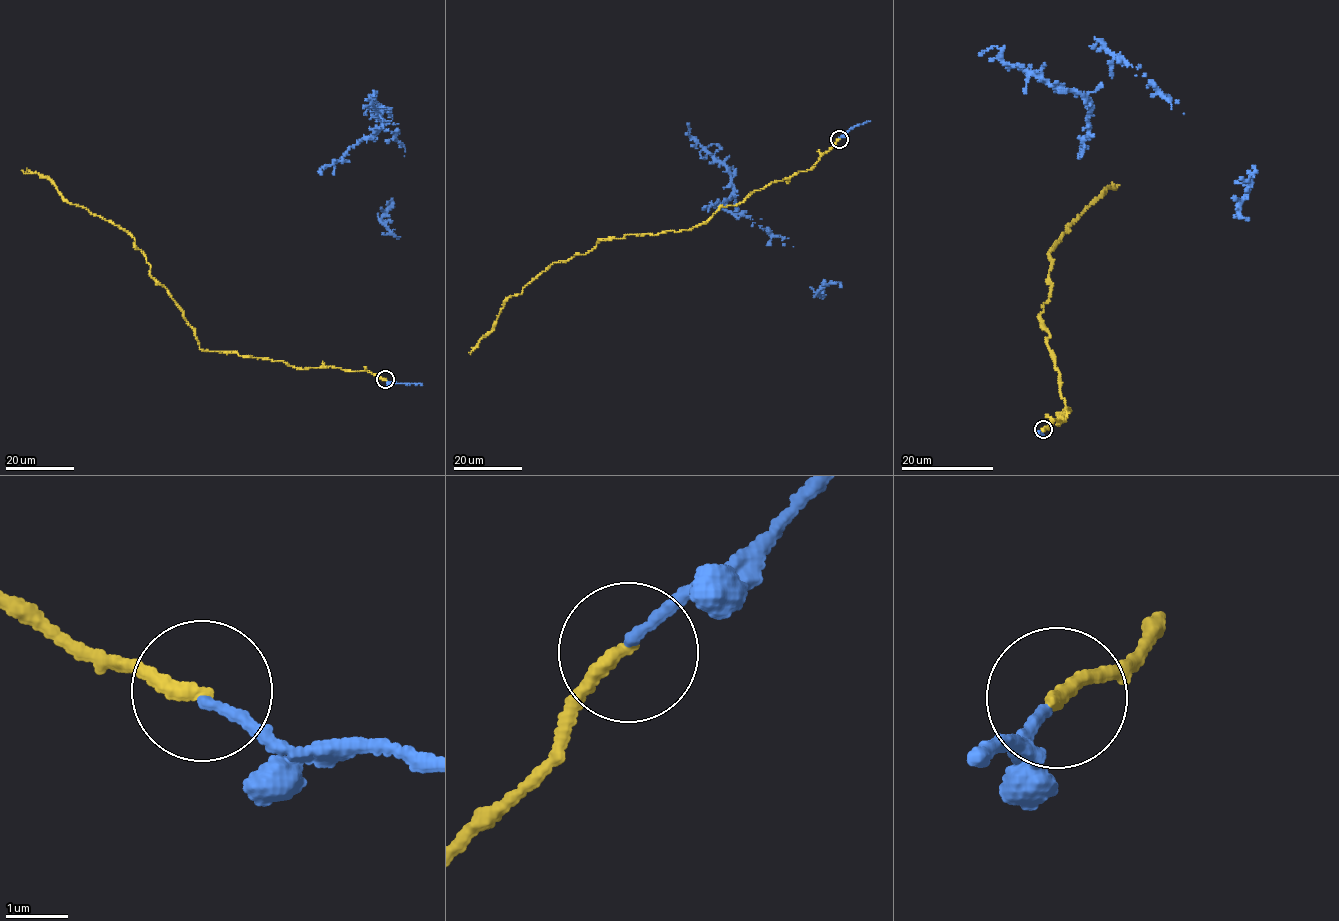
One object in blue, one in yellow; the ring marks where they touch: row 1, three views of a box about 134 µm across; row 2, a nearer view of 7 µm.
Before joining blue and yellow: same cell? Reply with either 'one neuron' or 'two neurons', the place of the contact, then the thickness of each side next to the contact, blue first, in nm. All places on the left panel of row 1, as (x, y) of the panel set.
one neuron | (385, 379) | 170/240 nm

